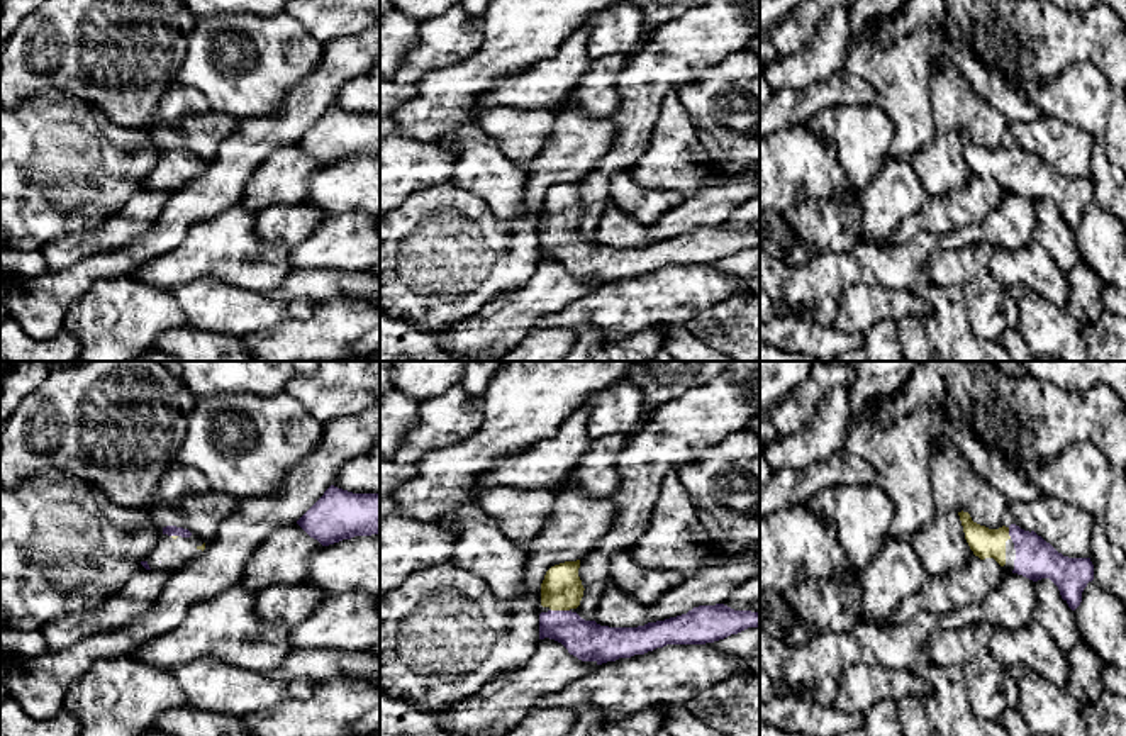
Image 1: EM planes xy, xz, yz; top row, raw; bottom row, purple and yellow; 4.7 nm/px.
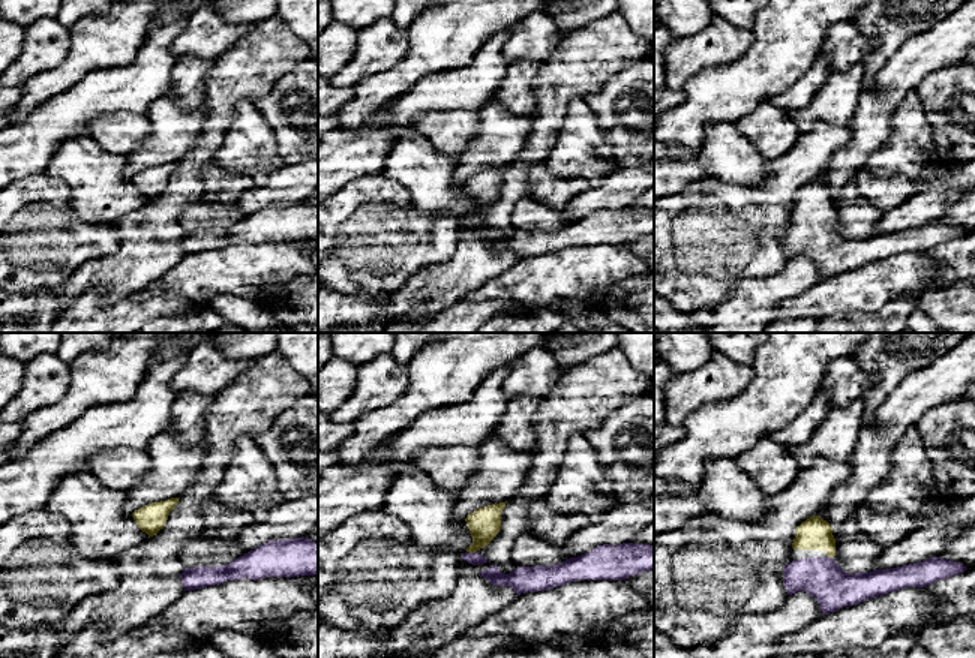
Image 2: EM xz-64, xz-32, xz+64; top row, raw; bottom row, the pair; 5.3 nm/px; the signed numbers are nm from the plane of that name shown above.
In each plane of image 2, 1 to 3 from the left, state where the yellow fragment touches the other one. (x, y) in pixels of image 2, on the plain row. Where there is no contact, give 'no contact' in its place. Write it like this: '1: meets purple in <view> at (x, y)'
1: no contact
2: meets purple in xz-32 at (471, 218)
3: meets purple in xz+64 at (830, 222)

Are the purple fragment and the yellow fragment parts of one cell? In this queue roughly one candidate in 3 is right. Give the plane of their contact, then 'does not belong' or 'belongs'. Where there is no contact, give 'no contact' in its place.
meets purple in xz; belongs

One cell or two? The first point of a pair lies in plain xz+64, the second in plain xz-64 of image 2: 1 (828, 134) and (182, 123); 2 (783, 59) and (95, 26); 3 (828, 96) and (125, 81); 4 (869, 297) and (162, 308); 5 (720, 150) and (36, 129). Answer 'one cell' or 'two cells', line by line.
1: one cell
2: one cell
3: two cells
4: two cells
5: two cells

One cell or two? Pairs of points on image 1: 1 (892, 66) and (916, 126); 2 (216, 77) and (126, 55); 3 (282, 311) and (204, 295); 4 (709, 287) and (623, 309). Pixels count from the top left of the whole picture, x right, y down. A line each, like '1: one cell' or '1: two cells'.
1: one cell
2: two cells
3: one cell
4: one cell

